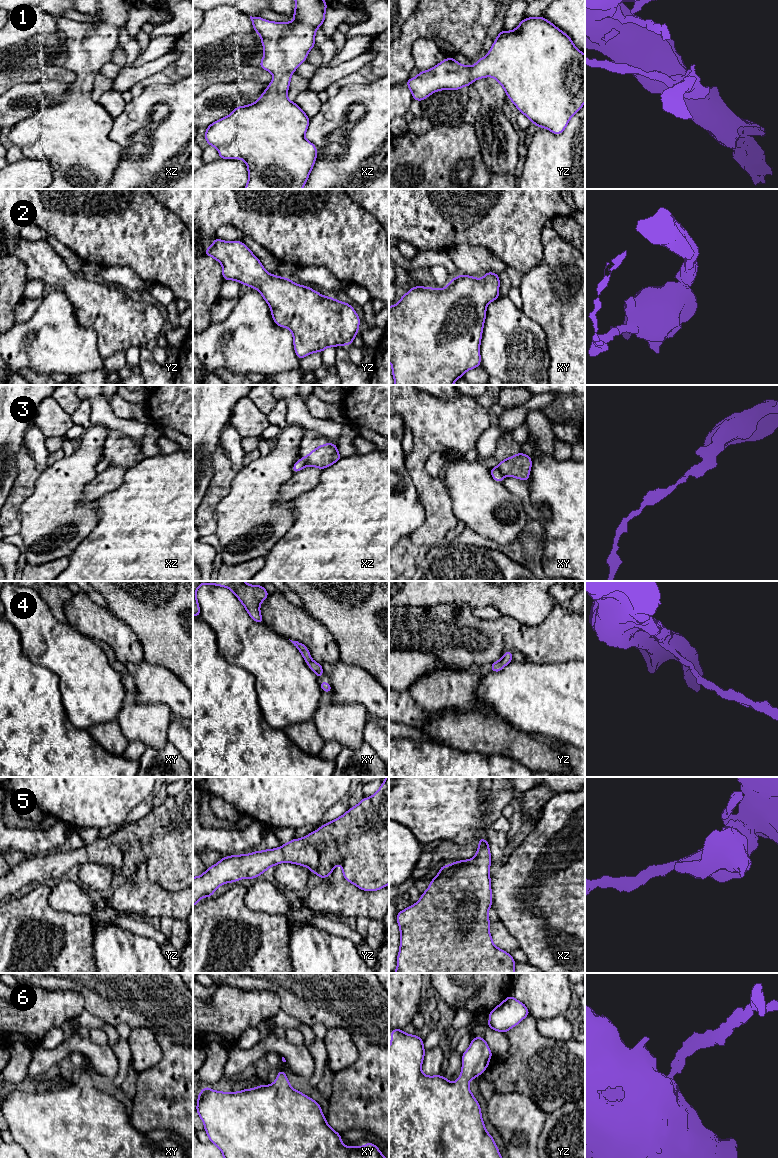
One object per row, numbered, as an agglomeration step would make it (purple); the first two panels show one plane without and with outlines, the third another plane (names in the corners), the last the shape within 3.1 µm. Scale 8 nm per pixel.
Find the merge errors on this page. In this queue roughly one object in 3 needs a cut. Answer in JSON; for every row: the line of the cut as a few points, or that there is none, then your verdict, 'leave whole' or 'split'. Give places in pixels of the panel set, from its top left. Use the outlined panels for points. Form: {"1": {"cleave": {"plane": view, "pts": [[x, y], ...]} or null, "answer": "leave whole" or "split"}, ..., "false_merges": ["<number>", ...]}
{"1": {"cleave": null, "answer": "leave whole"}, "2": {"cleave": null, "answer": "leave whole"}, "3": {"cleave": {"plane": "xy", "pts": [[497, 467], [503, 476]]}, "answer": "split"}, "4": {"cleave": null, "answer": "leave whole"}, "5": {"cleave": null, "answer": "leave whole"}, "6": {"cleave": null, "answer": "leave whole"}, "false_merges": ["3"]}

